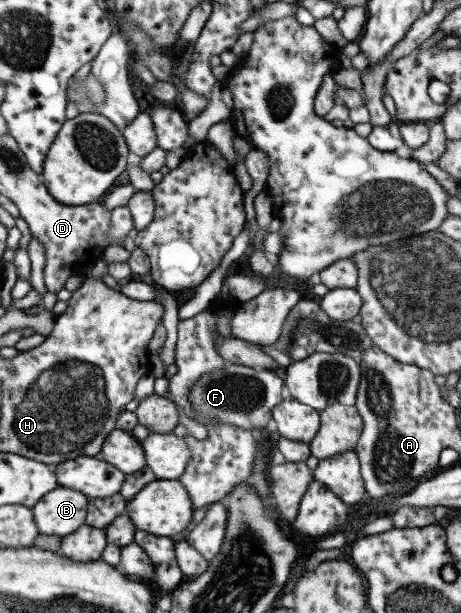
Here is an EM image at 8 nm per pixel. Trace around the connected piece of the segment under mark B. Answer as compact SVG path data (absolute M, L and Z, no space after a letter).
M62 485L33 507L41 533L65 538L87 523L89 501L85 493Z

